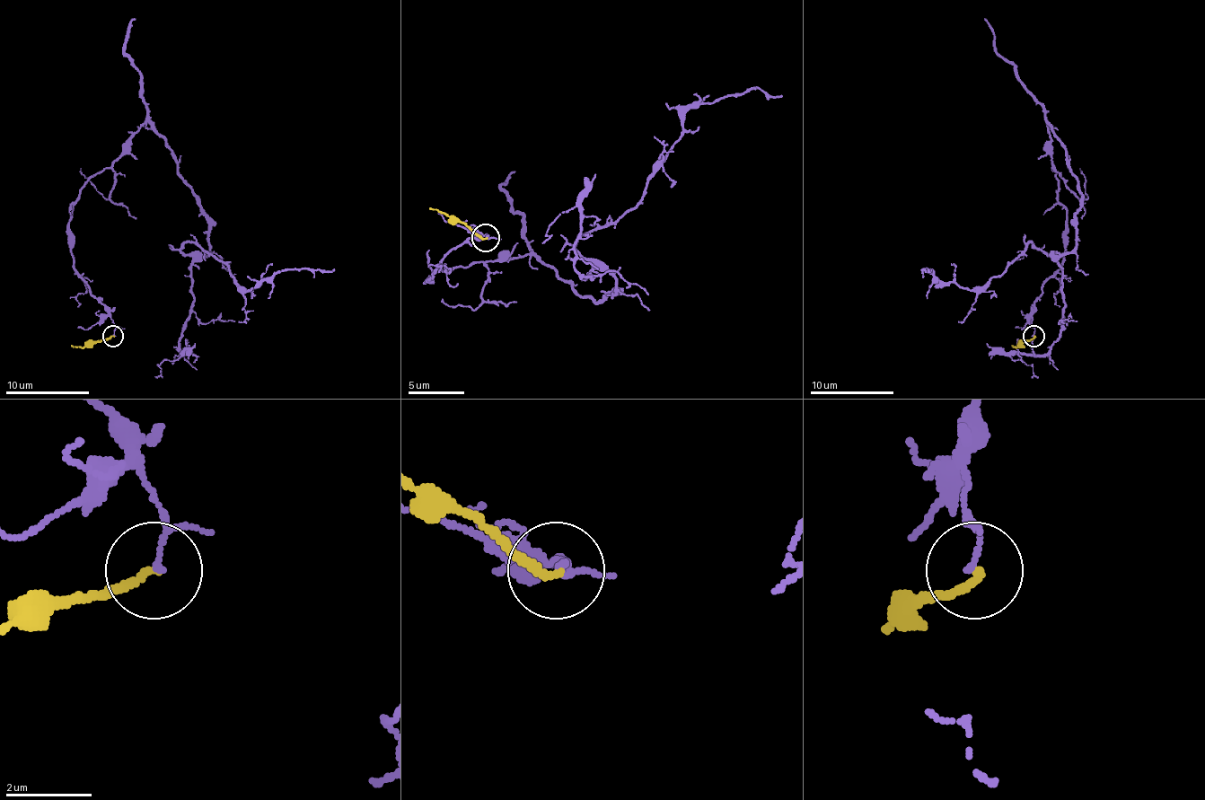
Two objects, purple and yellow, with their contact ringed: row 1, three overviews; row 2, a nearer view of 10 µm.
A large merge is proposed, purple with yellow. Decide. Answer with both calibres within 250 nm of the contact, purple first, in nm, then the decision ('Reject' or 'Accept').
Thickness 90 nm (purple) against 180 nm. Reject

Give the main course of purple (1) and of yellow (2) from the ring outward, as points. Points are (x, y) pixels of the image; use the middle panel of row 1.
1: (485, 236), (426, 278), (530, 256), (594, 301), (614, 293), (577, 242), (631, 211), (684, 116), (782, 96)
2: (485, 236), (429, 208)

